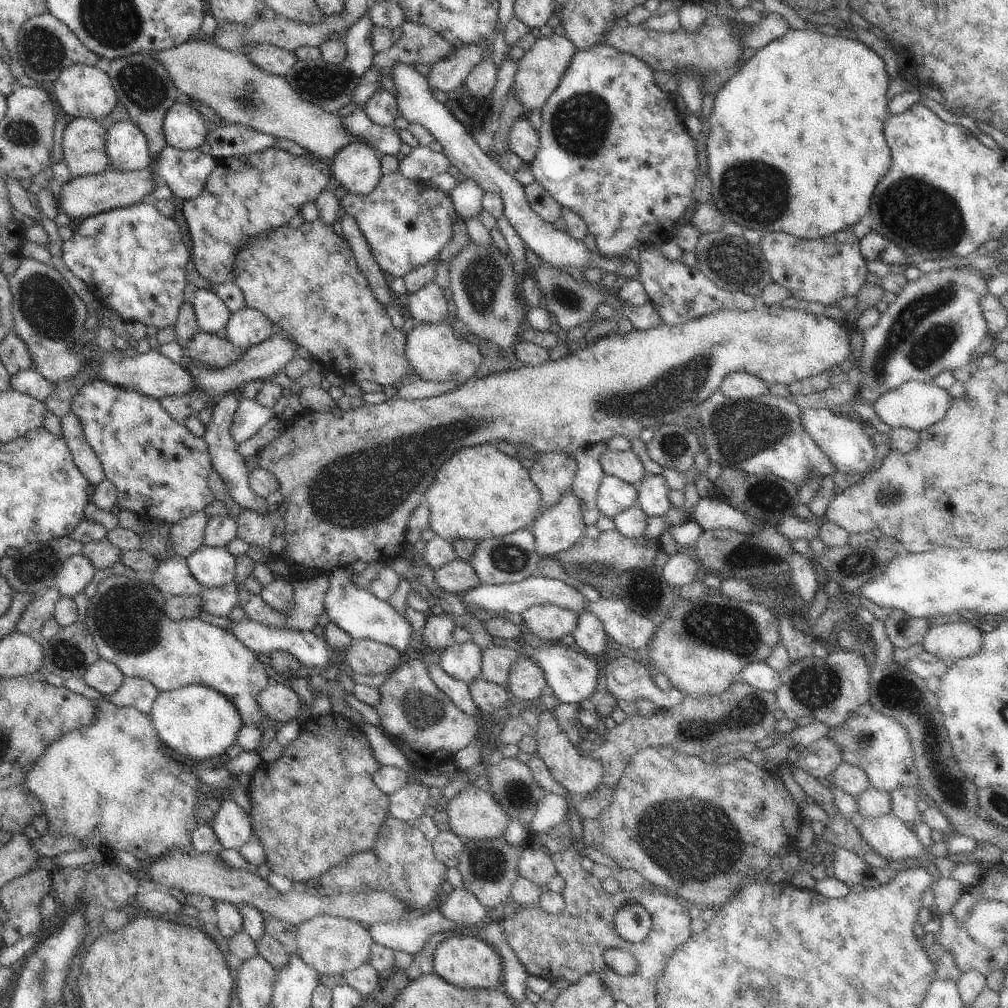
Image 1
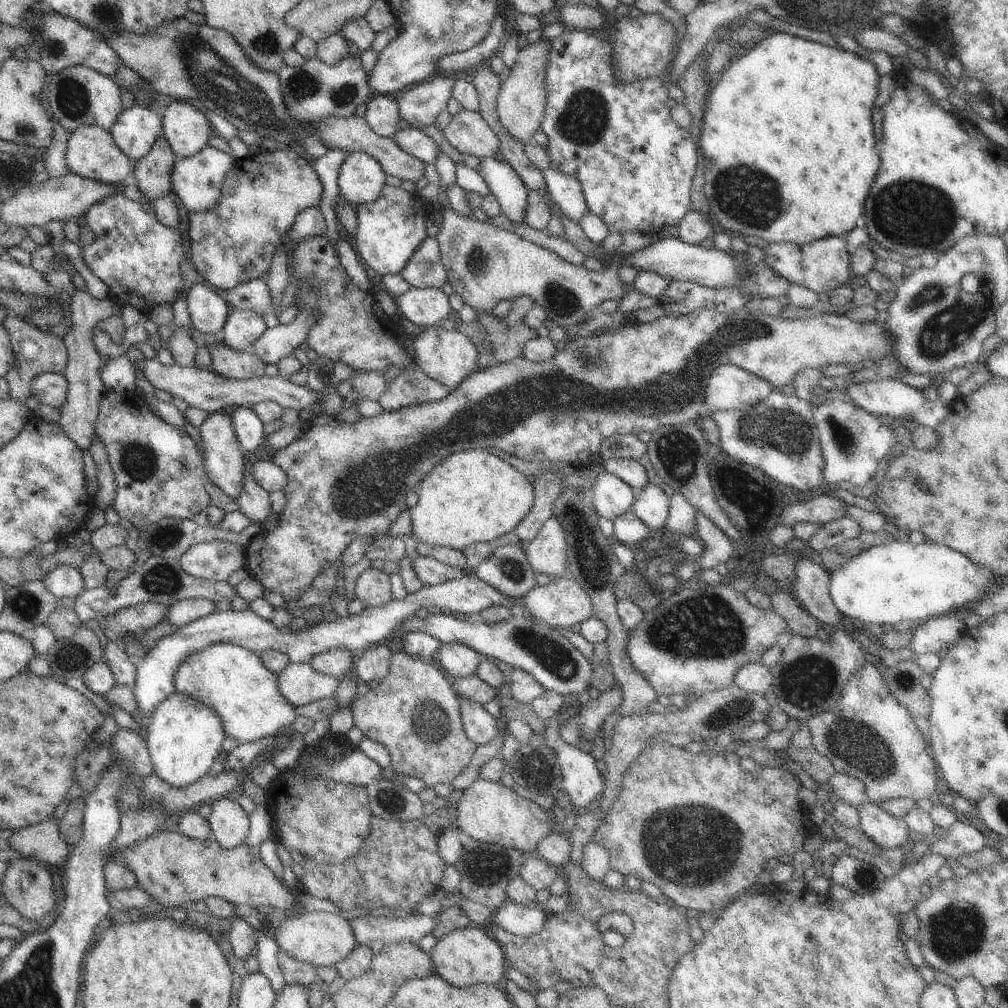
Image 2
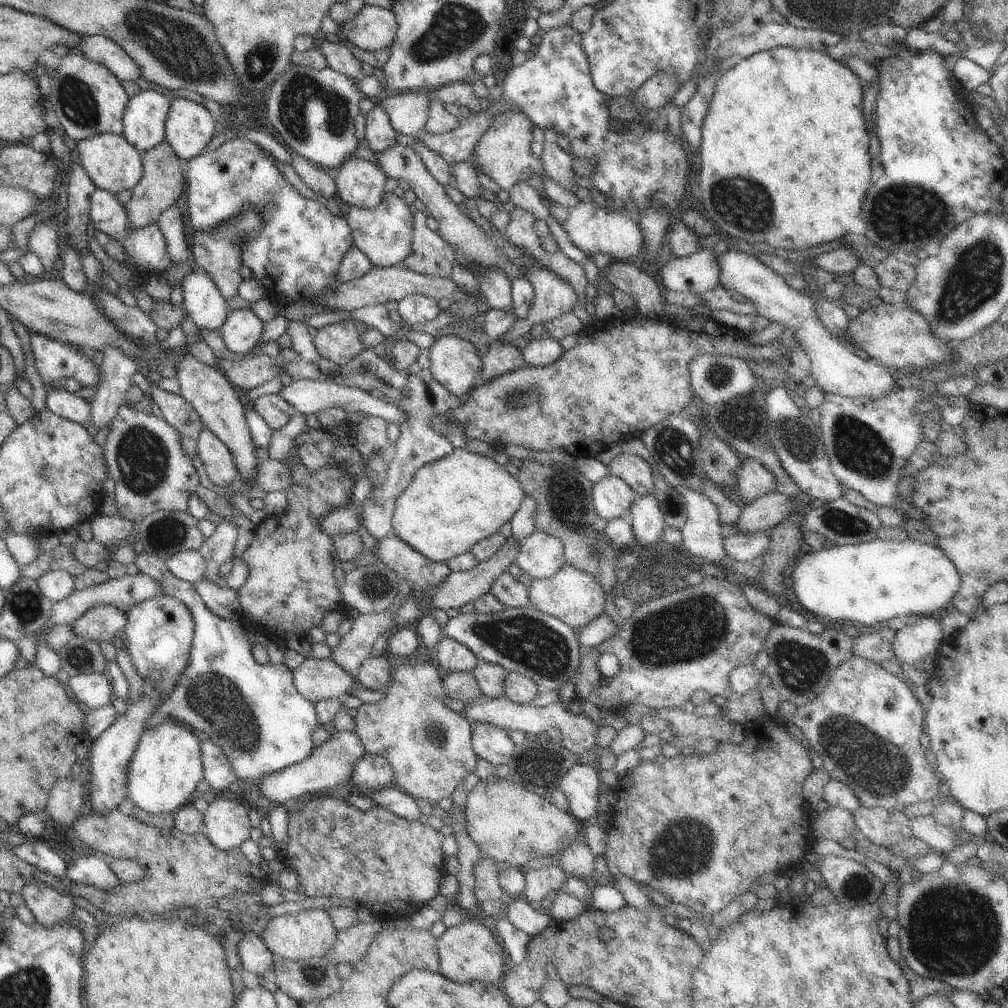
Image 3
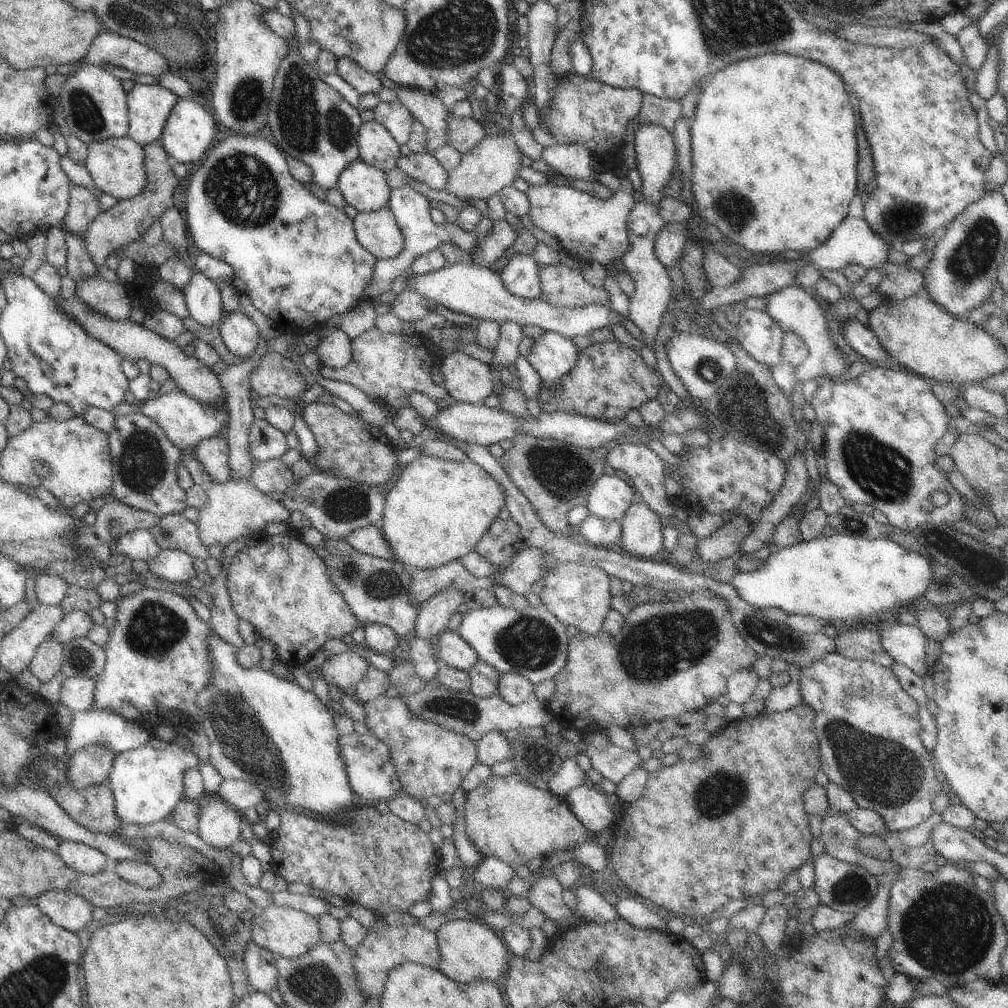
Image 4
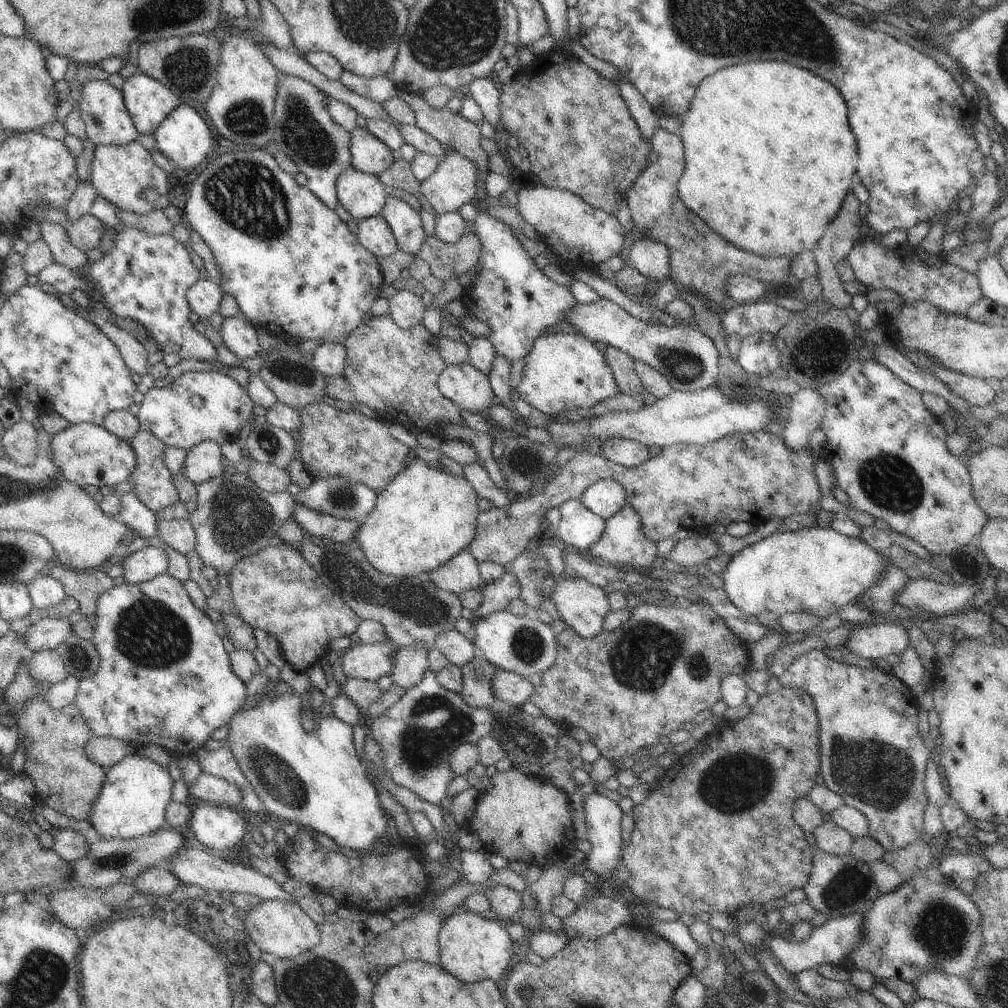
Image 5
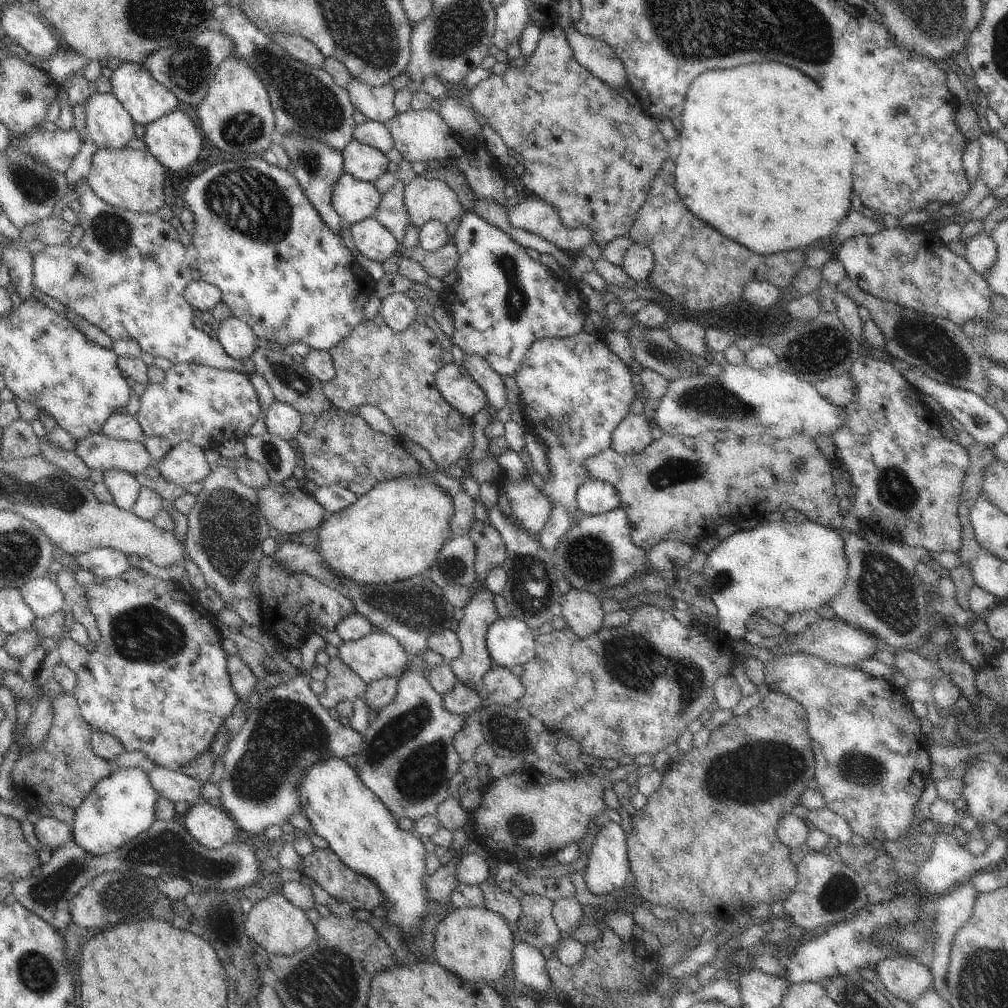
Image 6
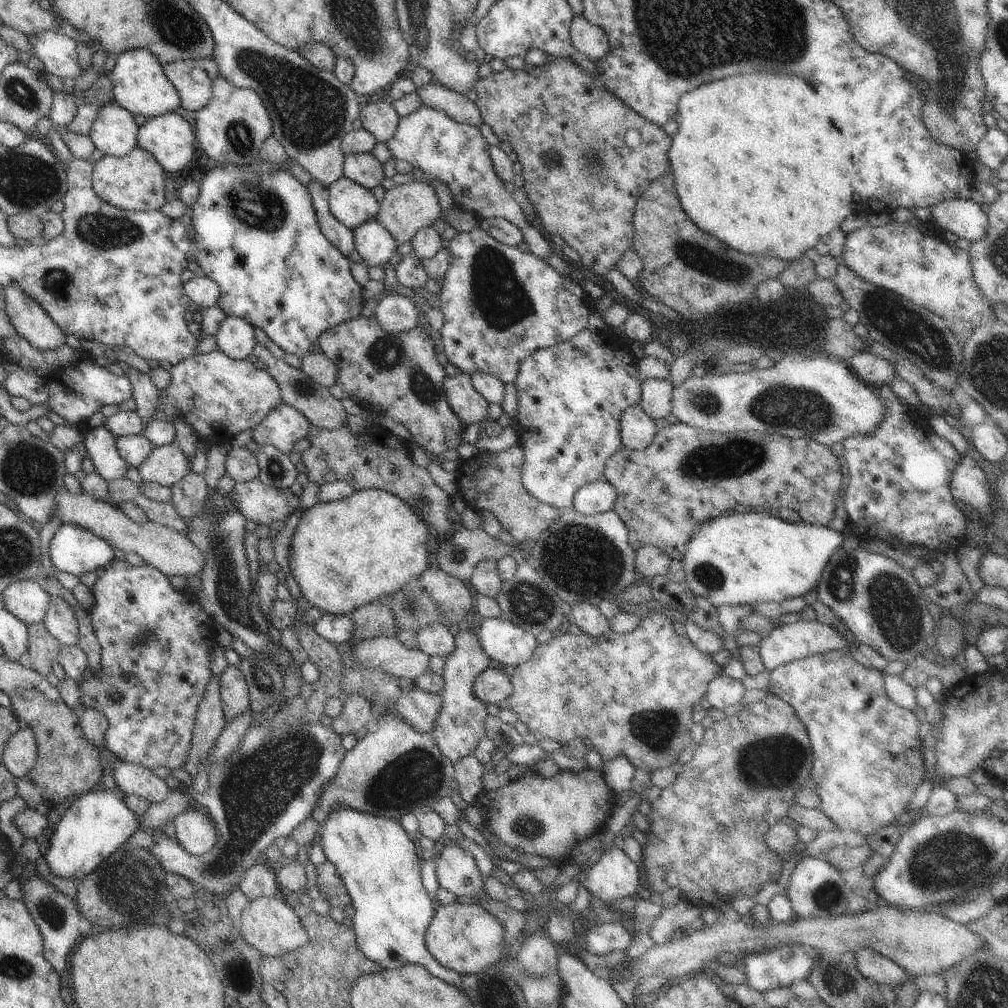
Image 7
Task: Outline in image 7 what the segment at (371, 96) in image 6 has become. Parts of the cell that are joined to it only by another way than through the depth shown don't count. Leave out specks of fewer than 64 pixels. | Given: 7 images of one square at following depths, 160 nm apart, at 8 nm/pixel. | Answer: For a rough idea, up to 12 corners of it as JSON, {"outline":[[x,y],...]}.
{"outline":[[388,97],[362,99],[358,125],[388,142],[401,116]]}

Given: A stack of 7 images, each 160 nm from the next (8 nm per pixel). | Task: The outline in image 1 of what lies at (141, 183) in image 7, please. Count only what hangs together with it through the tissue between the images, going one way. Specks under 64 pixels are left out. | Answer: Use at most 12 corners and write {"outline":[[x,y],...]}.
{"outline":[[78,117],[63,131],[72,176],[108,170],[107,130]]}

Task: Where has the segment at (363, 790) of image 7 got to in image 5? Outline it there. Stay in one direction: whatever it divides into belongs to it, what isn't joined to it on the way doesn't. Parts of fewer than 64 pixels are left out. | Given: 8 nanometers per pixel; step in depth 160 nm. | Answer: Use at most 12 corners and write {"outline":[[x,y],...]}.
{"outline":[[425,677],[373,720],[393,781],[440,804],[490,707]]}

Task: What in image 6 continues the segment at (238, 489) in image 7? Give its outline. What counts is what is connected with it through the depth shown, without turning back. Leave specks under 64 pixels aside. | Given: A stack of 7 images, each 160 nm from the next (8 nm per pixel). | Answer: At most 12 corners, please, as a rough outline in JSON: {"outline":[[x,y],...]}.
{"outline":[[273,483],[259,509],[284,537],[328,516],[310,494]]}

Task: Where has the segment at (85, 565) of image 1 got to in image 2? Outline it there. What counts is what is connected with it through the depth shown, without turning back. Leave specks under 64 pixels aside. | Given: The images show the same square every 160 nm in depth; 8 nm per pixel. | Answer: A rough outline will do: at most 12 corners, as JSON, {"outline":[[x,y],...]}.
{"outline":[[62,565],[43,580],[57,598],[76,598],[81,567]]}

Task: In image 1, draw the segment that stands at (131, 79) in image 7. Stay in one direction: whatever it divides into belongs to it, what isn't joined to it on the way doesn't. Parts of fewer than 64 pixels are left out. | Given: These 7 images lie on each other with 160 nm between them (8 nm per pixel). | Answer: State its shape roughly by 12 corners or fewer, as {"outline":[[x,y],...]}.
{"outline":[[129,118],[106,133],[110,171],[139,171],[152,156]]}

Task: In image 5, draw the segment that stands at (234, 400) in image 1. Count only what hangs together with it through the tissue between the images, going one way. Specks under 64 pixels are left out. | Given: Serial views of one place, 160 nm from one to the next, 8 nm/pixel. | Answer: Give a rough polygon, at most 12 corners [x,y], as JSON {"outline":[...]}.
{"outline":[[200,441],[187,451],[183,474],[195,485],[228,473],[221,445]]}

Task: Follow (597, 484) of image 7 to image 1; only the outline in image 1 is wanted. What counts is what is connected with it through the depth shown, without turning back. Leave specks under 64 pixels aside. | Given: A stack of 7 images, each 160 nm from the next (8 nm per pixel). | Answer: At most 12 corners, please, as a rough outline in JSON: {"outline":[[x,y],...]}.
{"outline":[[604,475],[596,506],[610,519],[637,503],[637,486]]}

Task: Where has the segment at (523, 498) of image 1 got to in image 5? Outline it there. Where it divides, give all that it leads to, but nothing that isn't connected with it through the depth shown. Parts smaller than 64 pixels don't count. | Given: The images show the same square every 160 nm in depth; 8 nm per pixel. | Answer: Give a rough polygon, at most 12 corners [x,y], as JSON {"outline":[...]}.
{"outline":[[416,458],[354,542],[387,575],[470,548],[481,513],[464,475]]}

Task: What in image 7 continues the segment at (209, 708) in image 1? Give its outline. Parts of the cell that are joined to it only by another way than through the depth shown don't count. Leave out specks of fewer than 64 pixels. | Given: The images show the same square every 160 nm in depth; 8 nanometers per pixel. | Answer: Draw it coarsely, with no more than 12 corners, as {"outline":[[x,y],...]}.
{"outline":[[120,787],[72,801],[43,855],[80,882],[141,829]]}

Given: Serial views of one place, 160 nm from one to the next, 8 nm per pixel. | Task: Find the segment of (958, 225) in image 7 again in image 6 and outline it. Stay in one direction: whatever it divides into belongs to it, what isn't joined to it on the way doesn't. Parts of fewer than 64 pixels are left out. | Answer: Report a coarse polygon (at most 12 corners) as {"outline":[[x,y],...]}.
{"outline":[[978,230],[968,240],[967,261],[986,280],[997,259],[997,244]]}

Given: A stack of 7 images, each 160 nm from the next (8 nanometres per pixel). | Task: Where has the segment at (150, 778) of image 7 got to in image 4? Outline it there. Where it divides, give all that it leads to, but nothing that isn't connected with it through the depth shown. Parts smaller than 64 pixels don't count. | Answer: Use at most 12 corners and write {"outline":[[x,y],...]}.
{"outline":[[224,780],[212,797],[224,799],[241,812],[268,804],[259,784]]}

